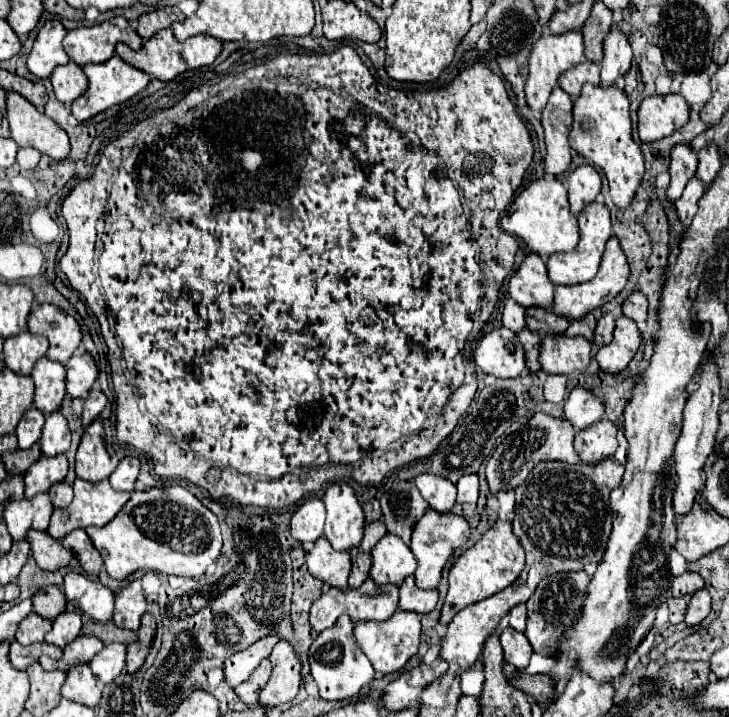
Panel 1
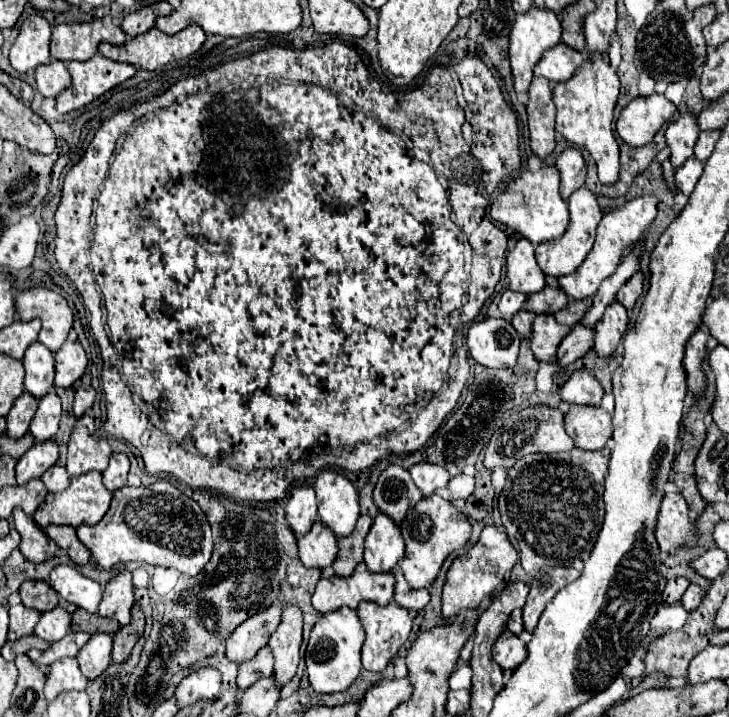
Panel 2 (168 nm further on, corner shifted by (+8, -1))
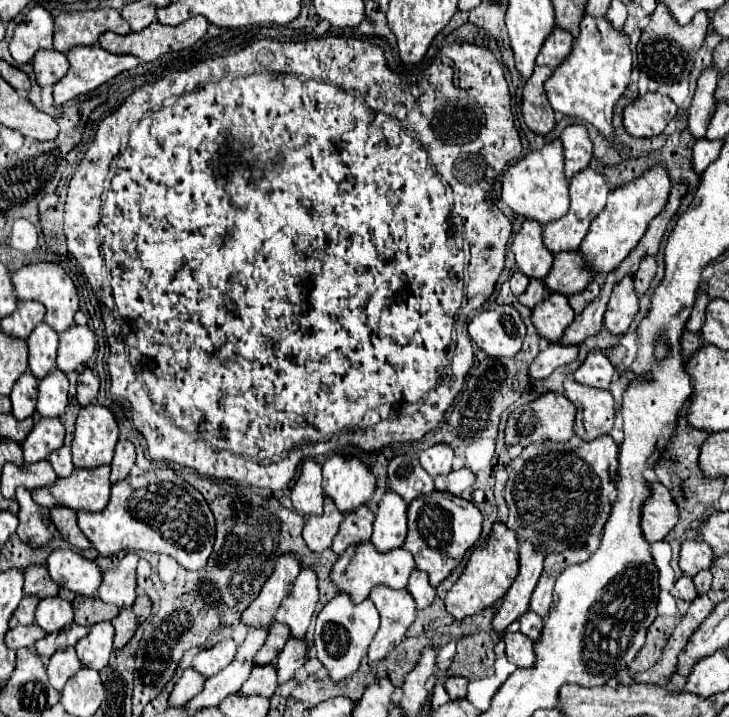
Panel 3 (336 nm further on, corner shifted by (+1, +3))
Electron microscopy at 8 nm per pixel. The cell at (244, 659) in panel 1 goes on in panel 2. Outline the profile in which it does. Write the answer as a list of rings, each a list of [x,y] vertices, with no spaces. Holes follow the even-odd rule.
[[[277,604],[257,612],[229,636],[225,644],[225,656],[237,664],[241,664],[243,660],[251,660],[251,656],[255,656],[255,652],[259,652],[259,648],[267,644],[271,632],[275,632],[275,628],[279,626],[279,620],[281,608]]]

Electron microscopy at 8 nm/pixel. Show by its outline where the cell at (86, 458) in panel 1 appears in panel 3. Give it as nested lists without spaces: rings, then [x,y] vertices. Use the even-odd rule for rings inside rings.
[[[96,402],[80,408],[72,440],[76,468],[96,468],[110,464],[118,440],[118,422],[110,408]]]

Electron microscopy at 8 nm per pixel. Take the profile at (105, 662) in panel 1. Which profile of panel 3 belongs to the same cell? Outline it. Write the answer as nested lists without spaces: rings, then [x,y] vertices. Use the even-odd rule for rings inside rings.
[[[108,620],[92,624],[88,636],[84,636],[84,640],[78,640],[78,644],[74,646],[80,662],[86,668],[102,670],[108,664],[114,648],[112,638],[114,638],[114,628]]]

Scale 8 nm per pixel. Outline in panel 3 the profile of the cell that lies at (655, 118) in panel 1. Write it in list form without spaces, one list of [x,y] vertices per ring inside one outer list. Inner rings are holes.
[[[646,92],[624,108],[622,122],[628,134],[636,138],[650,138],[664,132],[676,116],[676,104],[658,92]]]

